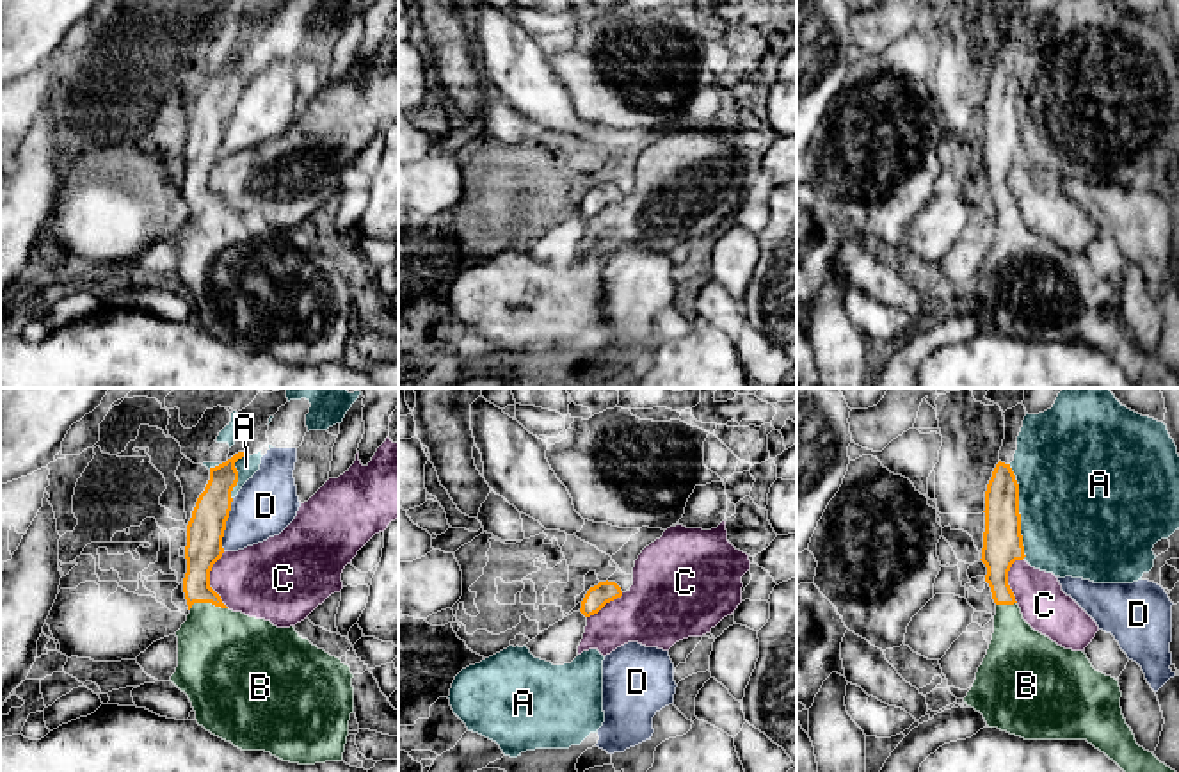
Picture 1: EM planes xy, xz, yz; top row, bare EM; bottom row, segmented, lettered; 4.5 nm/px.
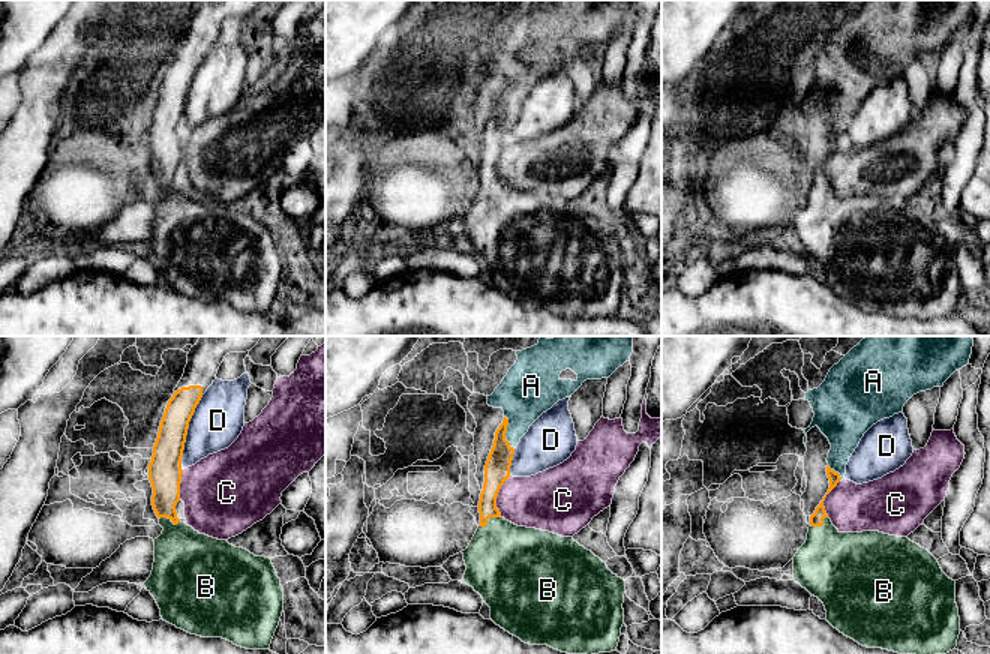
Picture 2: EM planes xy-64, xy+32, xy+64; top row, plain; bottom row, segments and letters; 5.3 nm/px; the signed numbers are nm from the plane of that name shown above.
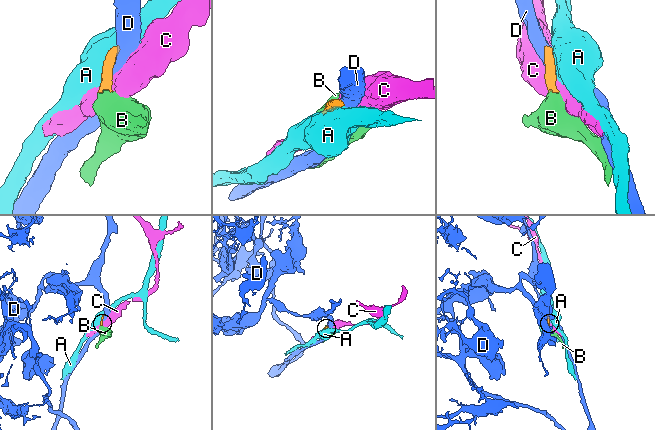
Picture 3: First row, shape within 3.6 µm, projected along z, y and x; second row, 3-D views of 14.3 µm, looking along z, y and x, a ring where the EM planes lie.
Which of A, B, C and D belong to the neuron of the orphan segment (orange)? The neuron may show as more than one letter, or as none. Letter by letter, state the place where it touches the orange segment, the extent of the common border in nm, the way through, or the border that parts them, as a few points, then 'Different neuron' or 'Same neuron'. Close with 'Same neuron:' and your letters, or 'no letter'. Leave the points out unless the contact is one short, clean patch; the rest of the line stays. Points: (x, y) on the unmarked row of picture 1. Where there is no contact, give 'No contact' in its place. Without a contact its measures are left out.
A: Touches orange at yz (1019, 121). Shared border 360 nm. Different neuron
B: Touches orange at xy (208, 203). Shared border 180 nm. Path across: xy (203, 150), (200, 194), (208, 203), (223, 257). Same neuron
C: Touches orange at xy (208, 182). Shared border 260 nm. Boundary: xy (223, 153), (210, 173), (210, 189), (228, 209). Different neuron
D: Touches orange at xy (224, 127). Shared border 240 nm. Boundary: xy (233, 100), (224, 127), (223, 152). Different neuron
Same neuron: B

